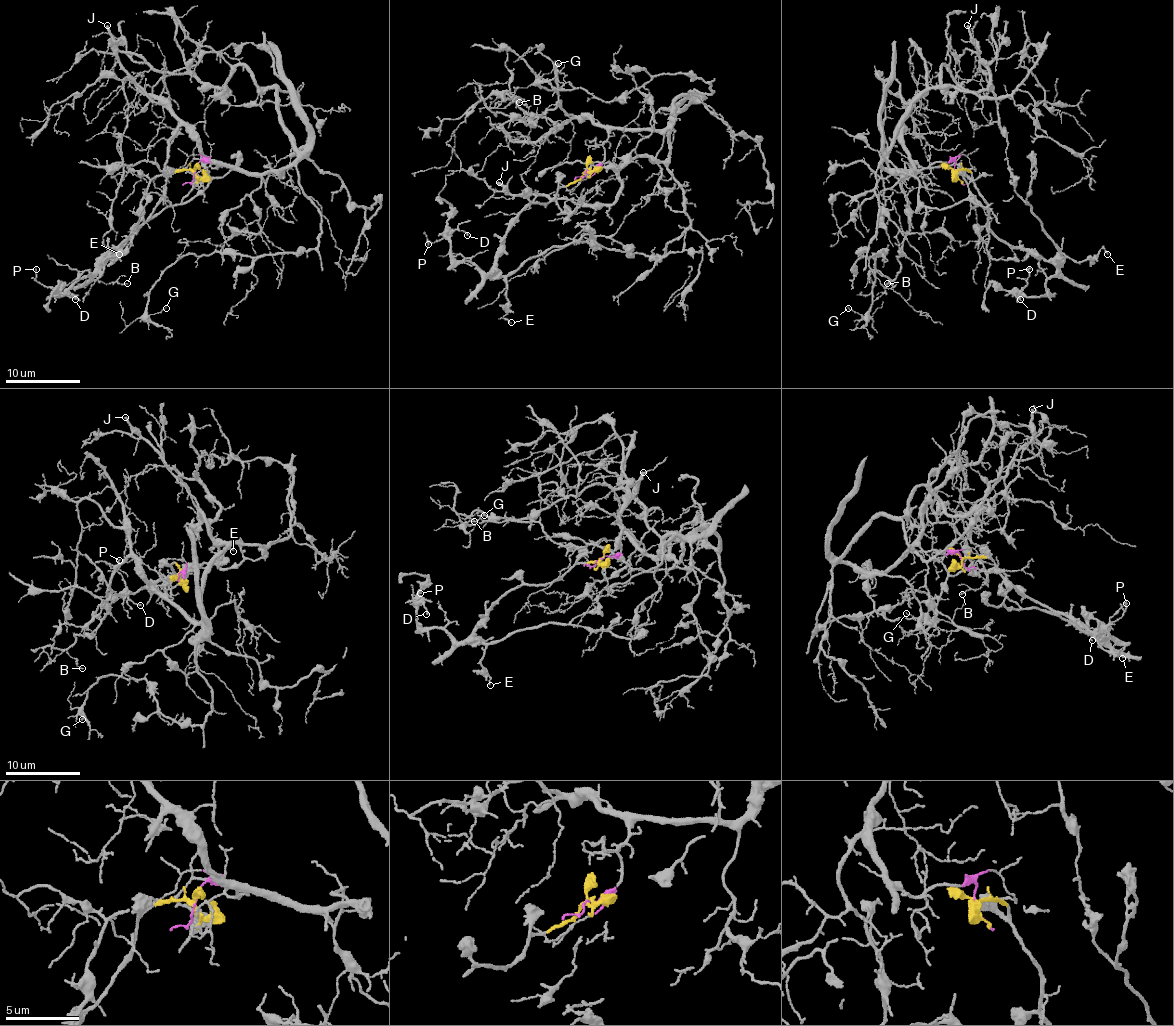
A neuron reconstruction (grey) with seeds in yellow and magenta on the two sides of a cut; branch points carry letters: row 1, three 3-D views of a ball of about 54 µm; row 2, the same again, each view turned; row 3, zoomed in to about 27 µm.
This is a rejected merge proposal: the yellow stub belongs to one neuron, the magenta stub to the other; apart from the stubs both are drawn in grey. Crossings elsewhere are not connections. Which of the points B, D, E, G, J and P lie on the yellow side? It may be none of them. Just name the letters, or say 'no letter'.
D, E, P

